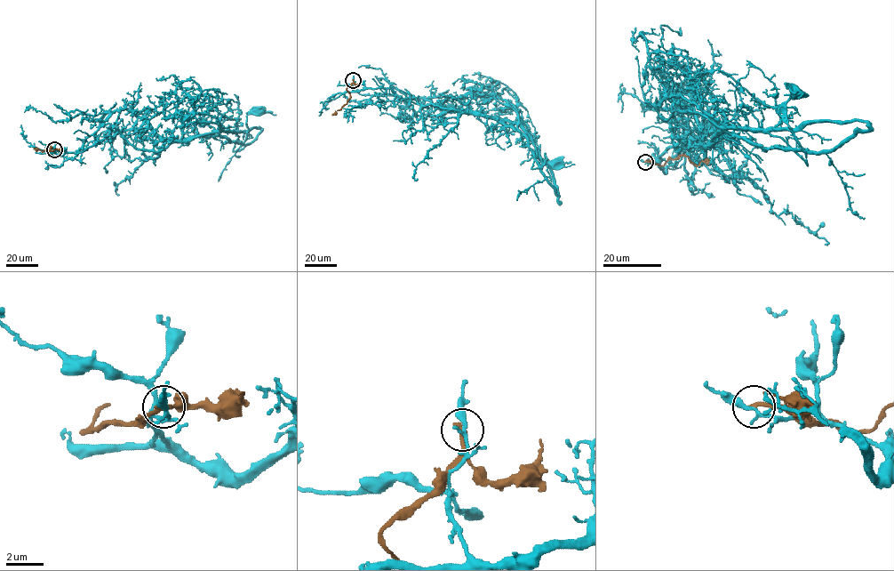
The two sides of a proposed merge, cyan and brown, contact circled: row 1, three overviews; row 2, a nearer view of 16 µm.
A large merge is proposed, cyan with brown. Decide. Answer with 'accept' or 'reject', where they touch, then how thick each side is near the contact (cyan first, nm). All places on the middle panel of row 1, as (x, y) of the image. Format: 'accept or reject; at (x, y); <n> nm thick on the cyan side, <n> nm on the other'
reject; at (353, 80); 240 nm thick on the cyan side, 280 nm on the other

